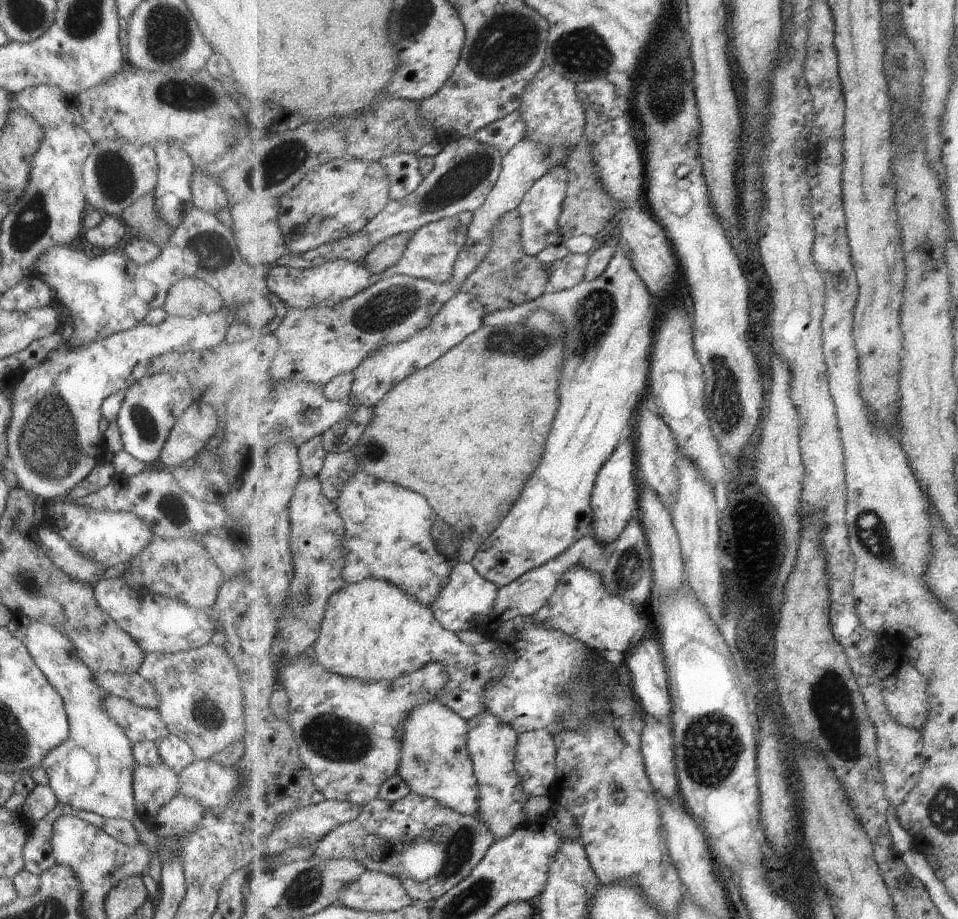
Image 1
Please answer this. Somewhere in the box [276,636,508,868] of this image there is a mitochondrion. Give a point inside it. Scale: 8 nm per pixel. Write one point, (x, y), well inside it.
(329, 737)

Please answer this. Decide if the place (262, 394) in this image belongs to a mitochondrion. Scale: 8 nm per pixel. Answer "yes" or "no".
no

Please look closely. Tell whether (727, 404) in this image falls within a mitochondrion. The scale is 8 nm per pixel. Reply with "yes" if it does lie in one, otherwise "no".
yes

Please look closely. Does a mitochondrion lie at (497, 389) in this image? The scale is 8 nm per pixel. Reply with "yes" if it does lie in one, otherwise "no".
no

